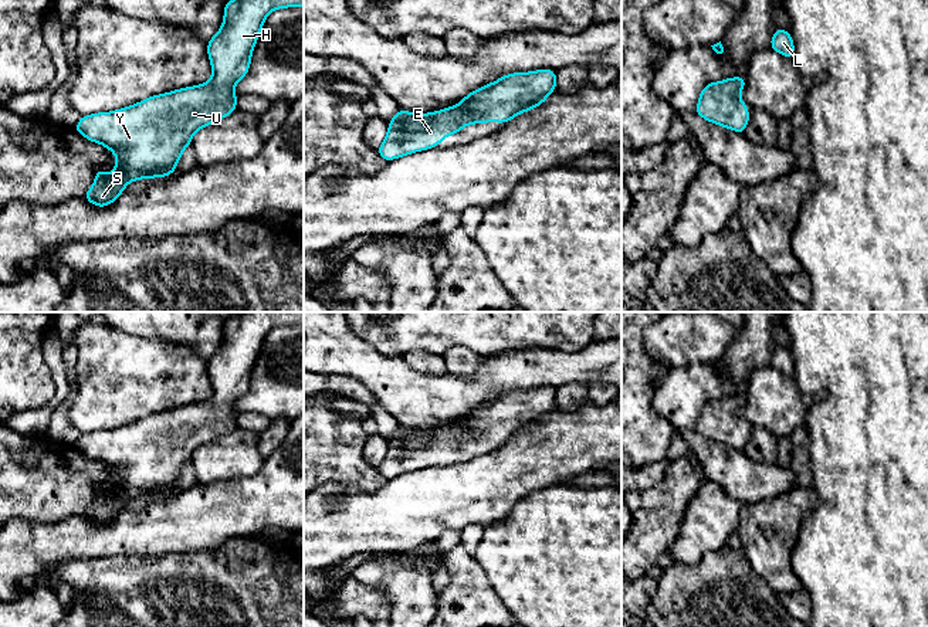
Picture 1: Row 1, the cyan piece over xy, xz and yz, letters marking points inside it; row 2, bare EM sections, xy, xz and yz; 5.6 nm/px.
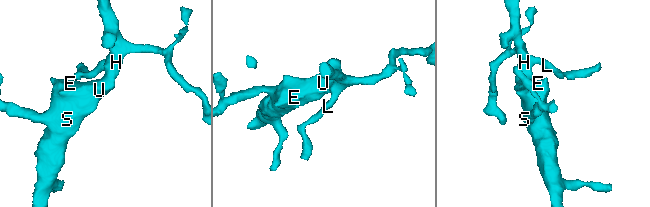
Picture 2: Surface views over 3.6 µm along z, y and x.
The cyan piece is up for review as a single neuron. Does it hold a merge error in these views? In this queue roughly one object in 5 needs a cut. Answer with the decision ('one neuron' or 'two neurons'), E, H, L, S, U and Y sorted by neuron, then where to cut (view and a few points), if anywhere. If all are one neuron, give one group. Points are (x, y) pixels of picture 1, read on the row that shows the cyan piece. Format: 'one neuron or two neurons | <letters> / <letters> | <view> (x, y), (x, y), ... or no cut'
one neuron | E H L S U Y | no cut

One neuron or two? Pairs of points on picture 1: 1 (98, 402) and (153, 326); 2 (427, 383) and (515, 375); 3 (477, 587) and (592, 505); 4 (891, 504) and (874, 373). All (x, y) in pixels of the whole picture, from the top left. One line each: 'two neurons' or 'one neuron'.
1: two neurons
2: one neuron
3: two neurons
4: one neuron

